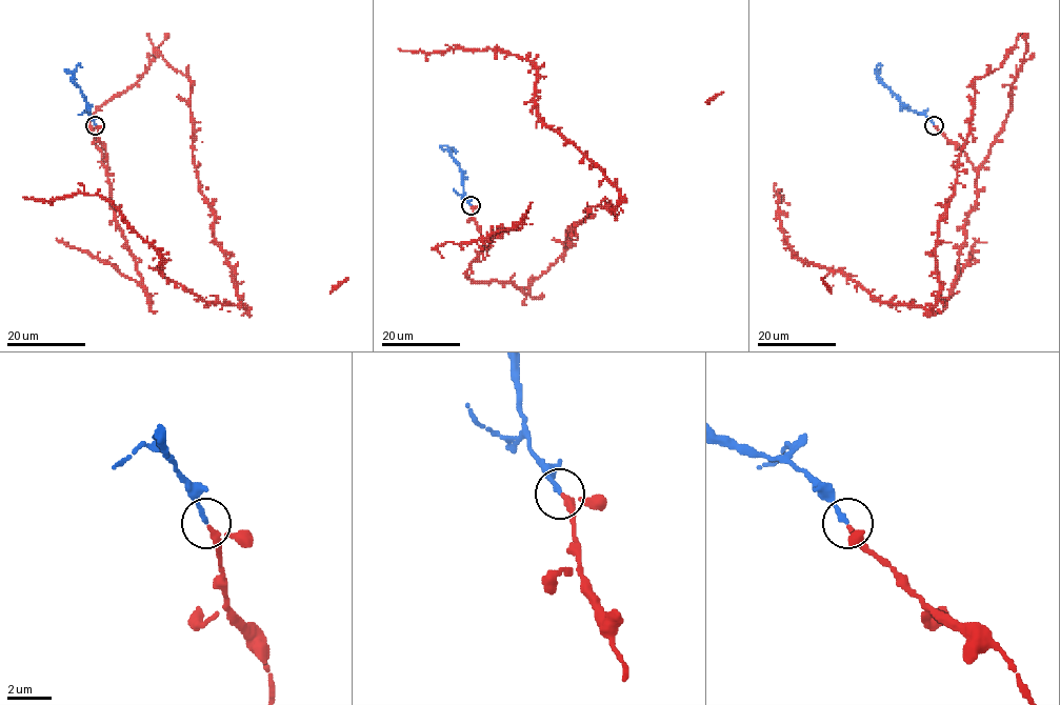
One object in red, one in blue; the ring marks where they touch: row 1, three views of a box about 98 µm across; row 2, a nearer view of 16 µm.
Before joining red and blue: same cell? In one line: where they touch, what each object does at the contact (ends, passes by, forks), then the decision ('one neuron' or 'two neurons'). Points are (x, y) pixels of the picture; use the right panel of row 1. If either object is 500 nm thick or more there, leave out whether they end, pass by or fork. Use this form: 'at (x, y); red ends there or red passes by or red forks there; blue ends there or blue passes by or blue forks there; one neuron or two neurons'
at (934, 125); red passes by; blue ends there; one neuron

